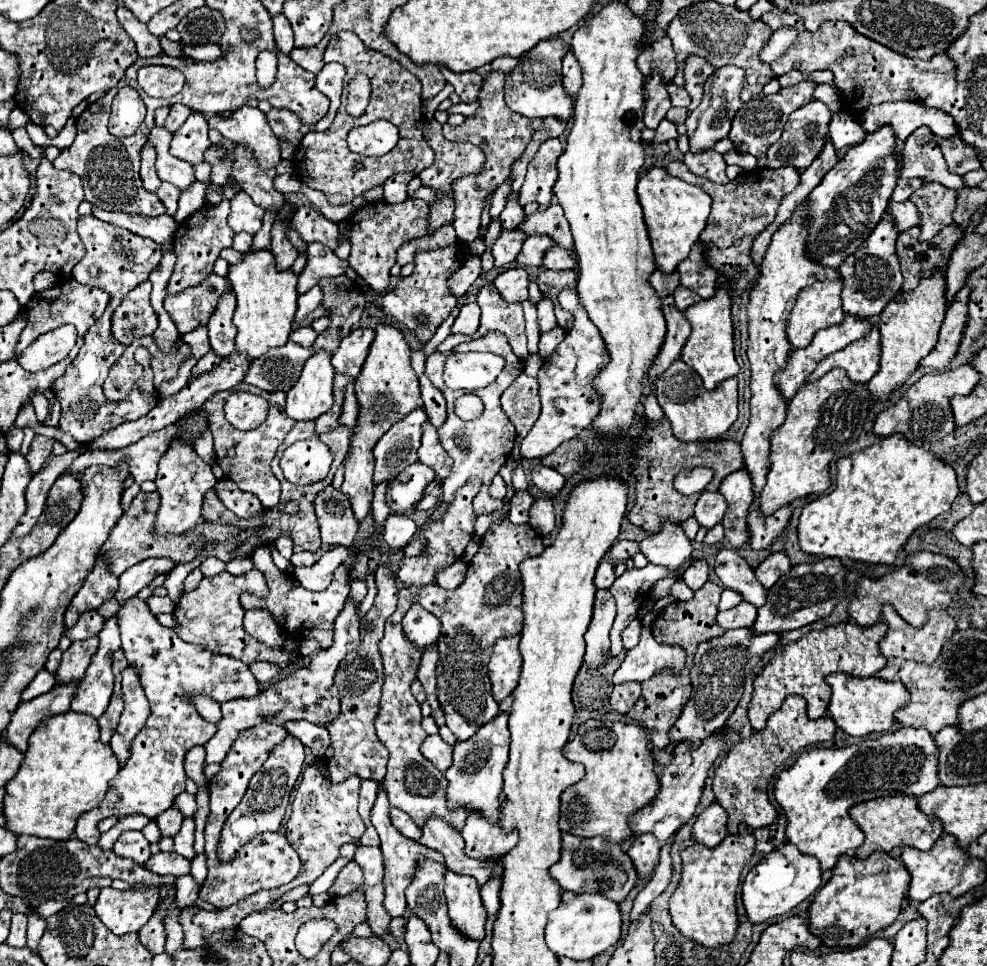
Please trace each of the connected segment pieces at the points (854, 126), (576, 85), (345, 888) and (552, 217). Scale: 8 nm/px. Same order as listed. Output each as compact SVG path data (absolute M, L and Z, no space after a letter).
M838 111L832 115L830 121L830 139L834 147L840 151L844 147L858 145L866 137L866 129L858 119L848 115L846 111Z
M568 51L562 59L562 83L568 95L576 97L576 91L580 89L580 83L582 83L582 71L572 51Z
M350 861L336 877L334 885L328 889L328 895L330 897L336 897L336 895L348 895L352 891L356 891L356 887L362 883L362 869L356 861Z
M552 203L550 207L546 207L544 211L538 211L534 215L528 215L524 219L524 223L520 225L520 229L526 235L552 235L552 239L556 239L556 245L564 247L564 249L574 249L572 243L572 235L570 235L570 225L564 217L564 211L558 203Z

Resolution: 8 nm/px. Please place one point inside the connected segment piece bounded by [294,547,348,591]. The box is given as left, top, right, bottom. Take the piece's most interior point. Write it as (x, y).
(318, 576)

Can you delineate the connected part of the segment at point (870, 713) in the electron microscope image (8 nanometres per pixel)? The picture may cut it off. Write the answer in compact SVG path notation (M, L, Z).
M830 673L826 683L832 687L832 699L828 705L830 717L848 735L862 737L870 733L886 733L894 723L894 713L910 701L910 693L902 681L880 681L878 677L854 677L848 673Z

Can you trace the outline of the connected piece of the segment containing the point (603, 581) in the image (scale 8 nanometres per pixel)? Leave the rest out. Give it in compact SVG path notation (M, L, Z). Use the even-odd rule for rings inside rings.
M602 561L600 565L598 565L598 571L596 571L596 579L594 579L594 583L596 583L596 587L598 589L610 589L612 587L612 583L614 583L614 565L610 563L610 561Z

